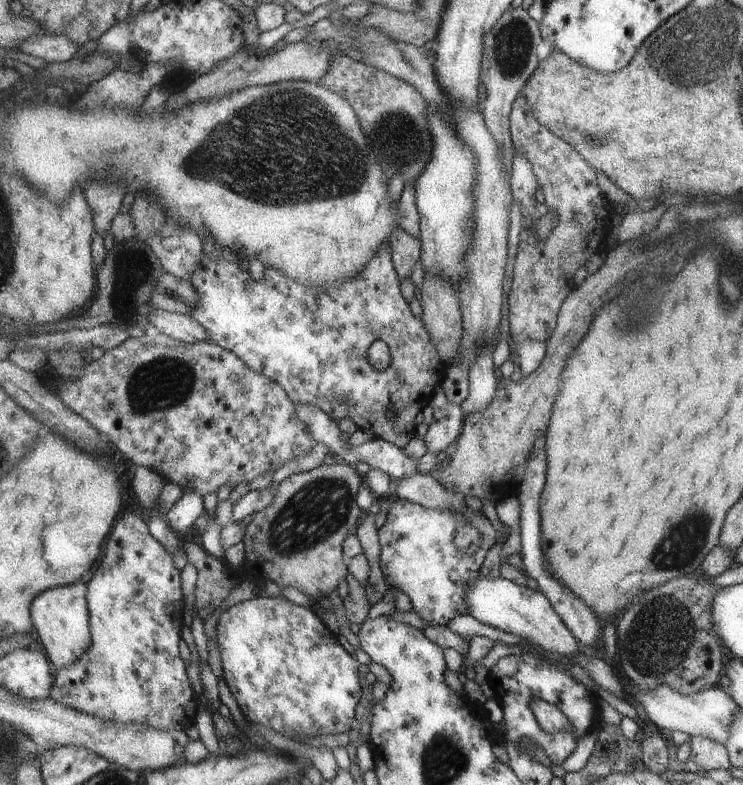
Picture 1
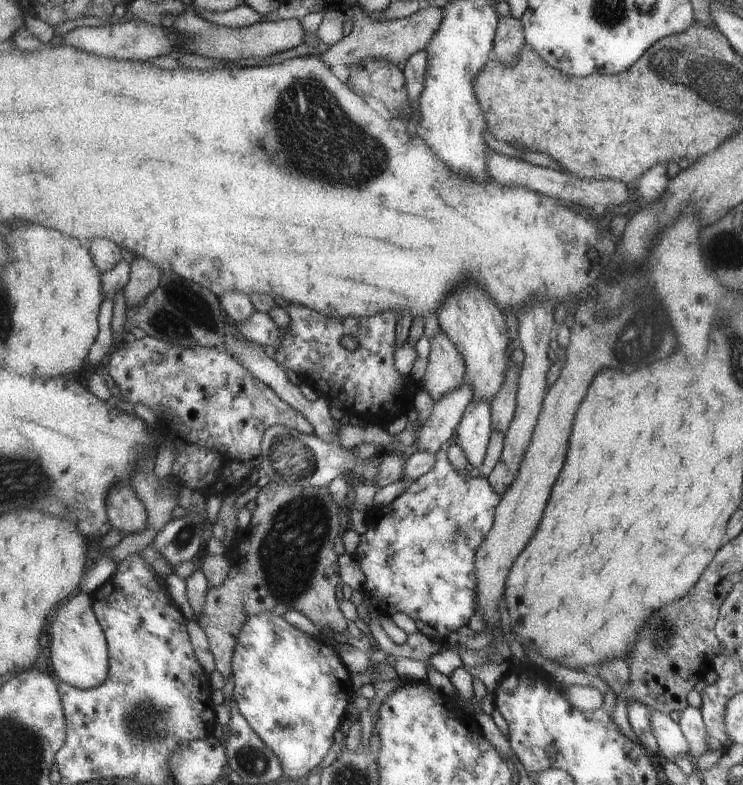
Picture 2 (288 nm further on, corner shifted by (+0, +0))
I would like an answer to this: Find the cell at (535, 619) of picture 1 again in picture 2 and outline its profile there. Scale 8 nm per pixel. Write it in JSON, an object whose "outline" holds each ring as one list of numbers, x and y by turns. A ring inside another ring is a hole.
{"outline":[[649,710,647,724,651,728,651,734,653,734,655,742,657,742,661,760,669,760,675,754,687,756,687,742,685,742,683,734,681,734,681,728,679,728,677,722,673,722,669,718,669,714]]}

